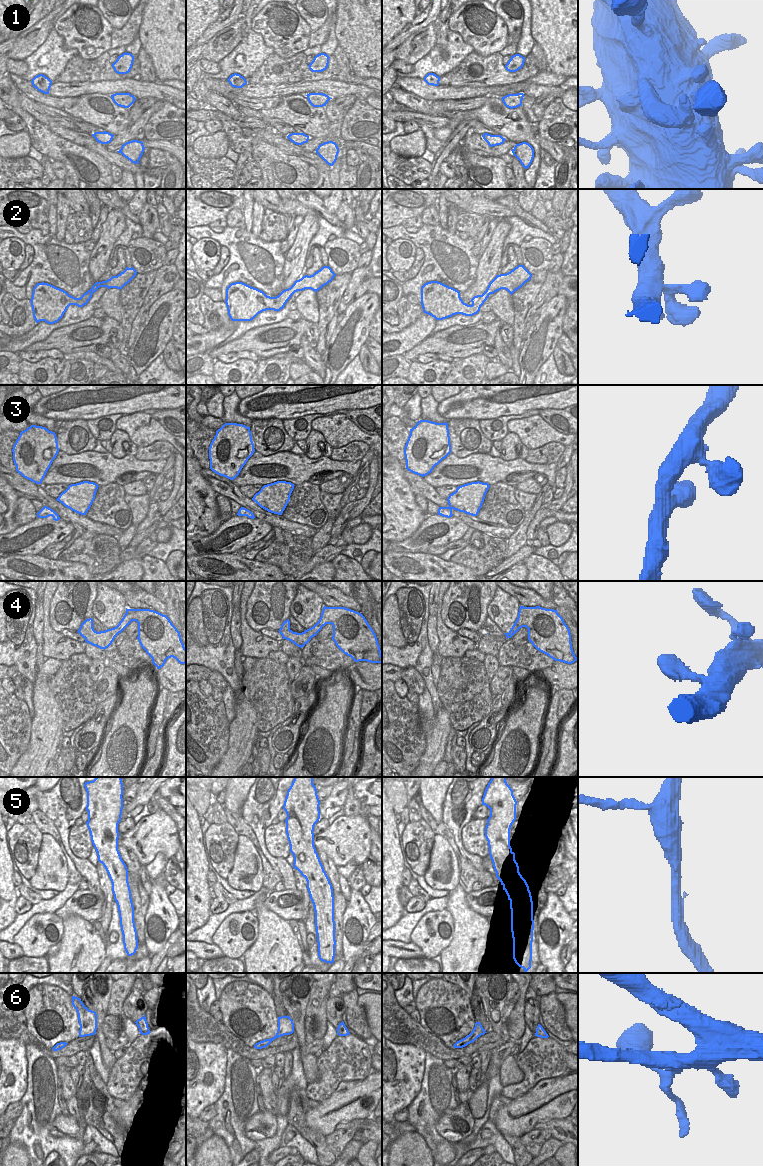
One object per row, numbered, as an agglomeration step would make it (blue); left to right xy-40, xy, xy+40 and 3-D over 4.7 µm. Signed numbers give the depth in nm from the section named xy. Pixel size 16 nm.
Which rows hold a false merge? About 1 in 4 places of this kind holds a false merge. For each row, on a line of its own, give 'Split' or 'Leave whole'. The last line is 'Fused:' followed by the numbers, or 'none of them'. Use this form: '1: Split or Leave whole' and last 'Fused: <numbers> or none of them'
1: Leave whole
2: Leave whole
3: Leave whole
4: Leave whole
5: Leave whole
6: Leave whole
Fused: none of them.

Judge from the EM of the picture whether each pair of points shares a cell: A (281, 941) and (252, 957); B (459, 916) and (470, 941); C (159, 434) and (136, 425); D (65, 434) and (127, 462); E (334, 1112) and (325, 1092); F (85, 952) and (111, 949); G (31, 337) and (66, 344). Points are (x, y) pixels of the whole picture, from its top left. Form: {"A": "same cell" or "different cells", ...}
{"A": "same cell", "B": "same cell", "C": "same cell", "D": "different cells", "E": "different cells", "F": "different cells", "G": "different cells"}

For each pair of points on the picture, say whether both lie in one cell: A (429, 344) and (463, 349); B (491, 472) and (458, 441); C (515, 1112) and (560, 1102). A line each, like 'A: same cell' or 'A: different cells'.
A: same cell
B: different cells
C: same cell

